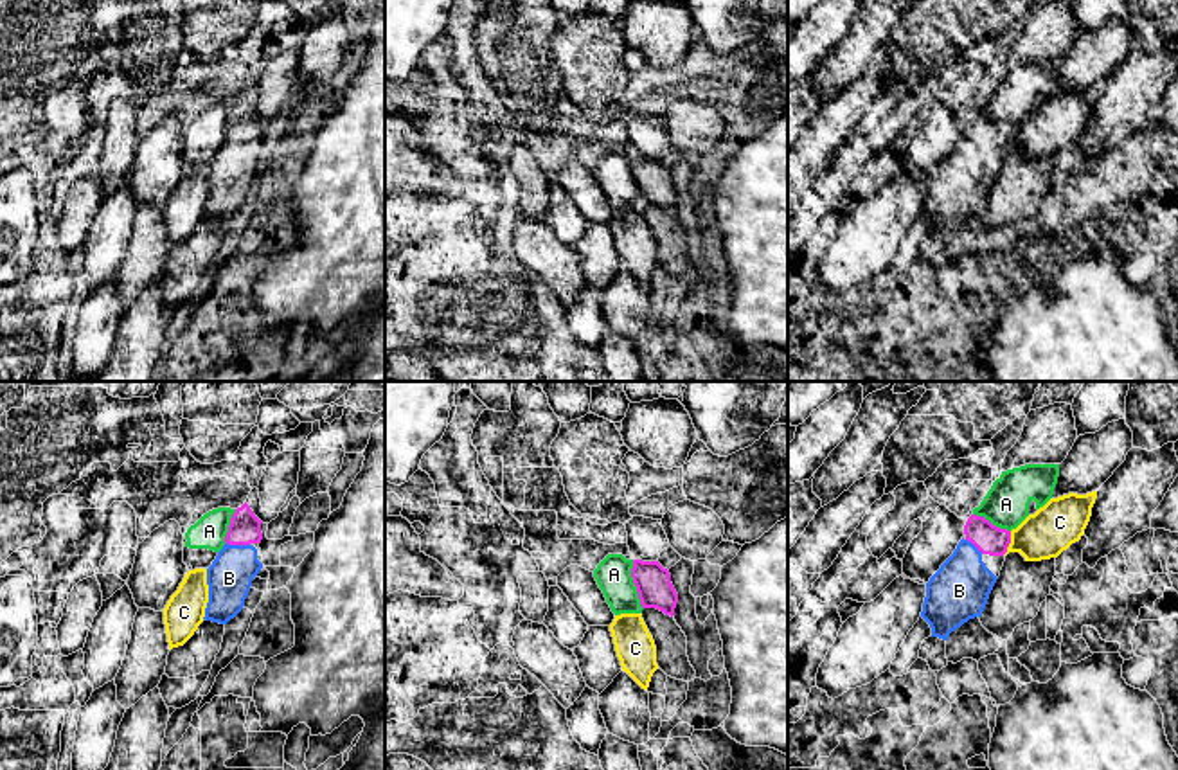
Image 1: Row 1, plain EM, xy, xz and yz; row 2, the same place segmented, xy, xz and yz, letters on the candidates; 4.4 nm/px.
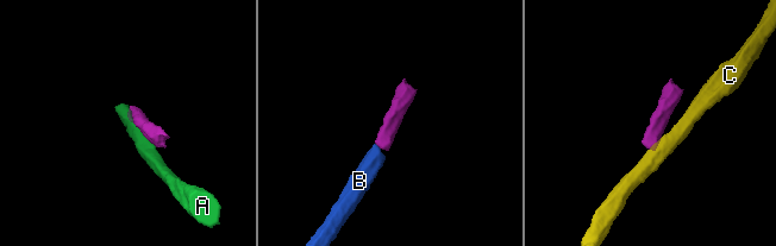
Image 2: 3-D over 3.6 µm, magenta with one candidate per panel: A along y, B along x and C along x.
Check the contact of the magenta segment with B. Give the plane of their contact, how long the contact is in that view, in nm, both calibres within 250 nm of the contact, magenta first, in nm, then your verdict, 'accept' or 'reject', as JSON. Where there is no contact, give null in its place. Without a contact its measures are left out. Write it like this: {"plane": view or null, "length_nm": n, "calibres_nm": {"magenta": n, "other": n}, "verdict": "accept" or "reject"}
{"plane": "xy", "length_nm": 110, "calibres_nm": {"magenta": 140, "other": 200}, "verdict": "accept"}

